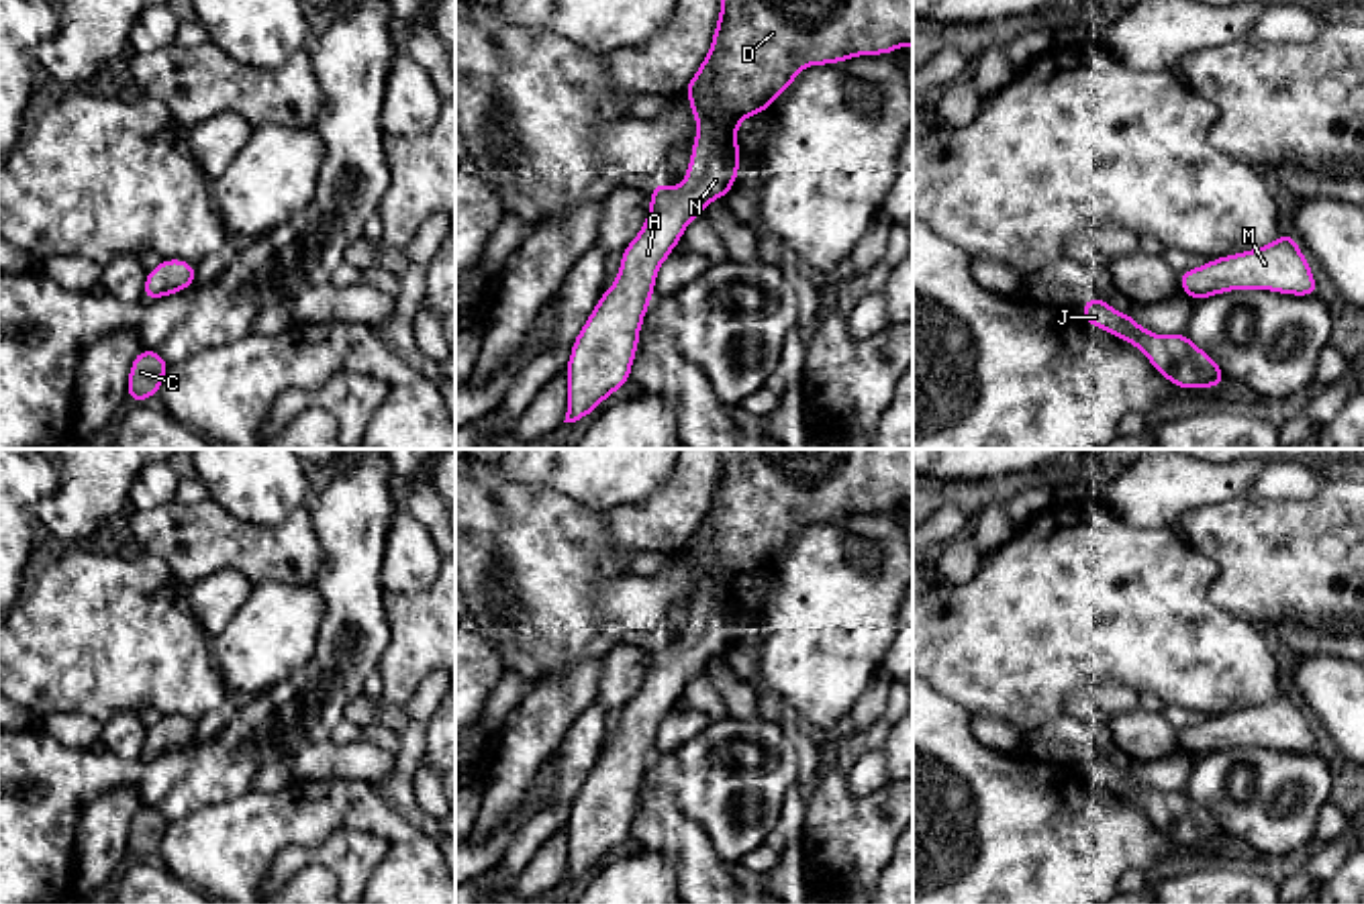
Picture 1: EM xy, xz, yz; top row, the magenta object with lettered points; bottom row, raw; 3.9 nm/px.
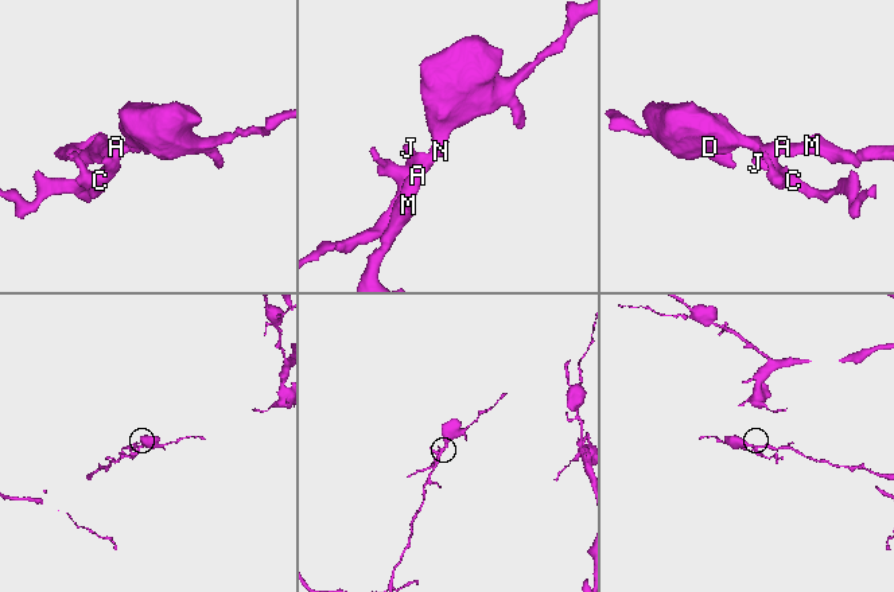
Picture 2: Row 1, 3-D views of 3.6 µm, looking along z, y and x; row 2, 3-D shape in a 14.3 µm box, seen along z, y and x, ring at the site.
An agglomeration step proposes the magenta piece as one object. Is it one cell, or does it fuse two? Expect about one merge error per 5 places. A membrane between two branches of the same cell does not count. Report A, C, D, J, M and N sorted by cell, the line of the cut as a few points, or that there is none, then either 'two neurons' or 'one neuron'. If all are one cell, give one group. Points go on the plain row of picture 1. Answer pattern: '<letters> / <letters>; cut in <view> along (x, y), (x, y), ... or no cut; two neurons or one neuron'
A C D J M N; no cut; one neuron

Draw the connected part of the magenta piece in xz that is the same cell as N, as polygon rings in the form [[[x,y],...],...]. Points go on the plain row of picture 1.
[[[723,449],[709,512],[682,549],[690,555],[698,584],[684,643],[649,643],[651,657],[643,686],[623,706],[615,741],[598,755],[572,800],[572,814],[566,822],[568,869],[564,880],[592,871],[631,835],[639,786],[653,755],[660,722],[682,698],[686,682],[735,643],[741,620],[739,580],[766,569],[807,522],[894,510],[900,502],[913,504],[913,449]]]

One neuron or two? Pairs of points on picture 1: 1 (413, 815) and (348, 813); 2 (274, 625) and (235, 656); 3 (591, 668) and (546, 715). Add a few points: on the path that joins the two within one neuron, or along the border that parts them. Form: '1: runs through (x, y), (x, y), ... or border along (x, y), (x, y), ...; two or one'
1: border along (374, 784), (401, 815), (433, 839); two
2: runs through (264, 635), (246, 654); one
3: runs through (580, 680), (558, 702); one

